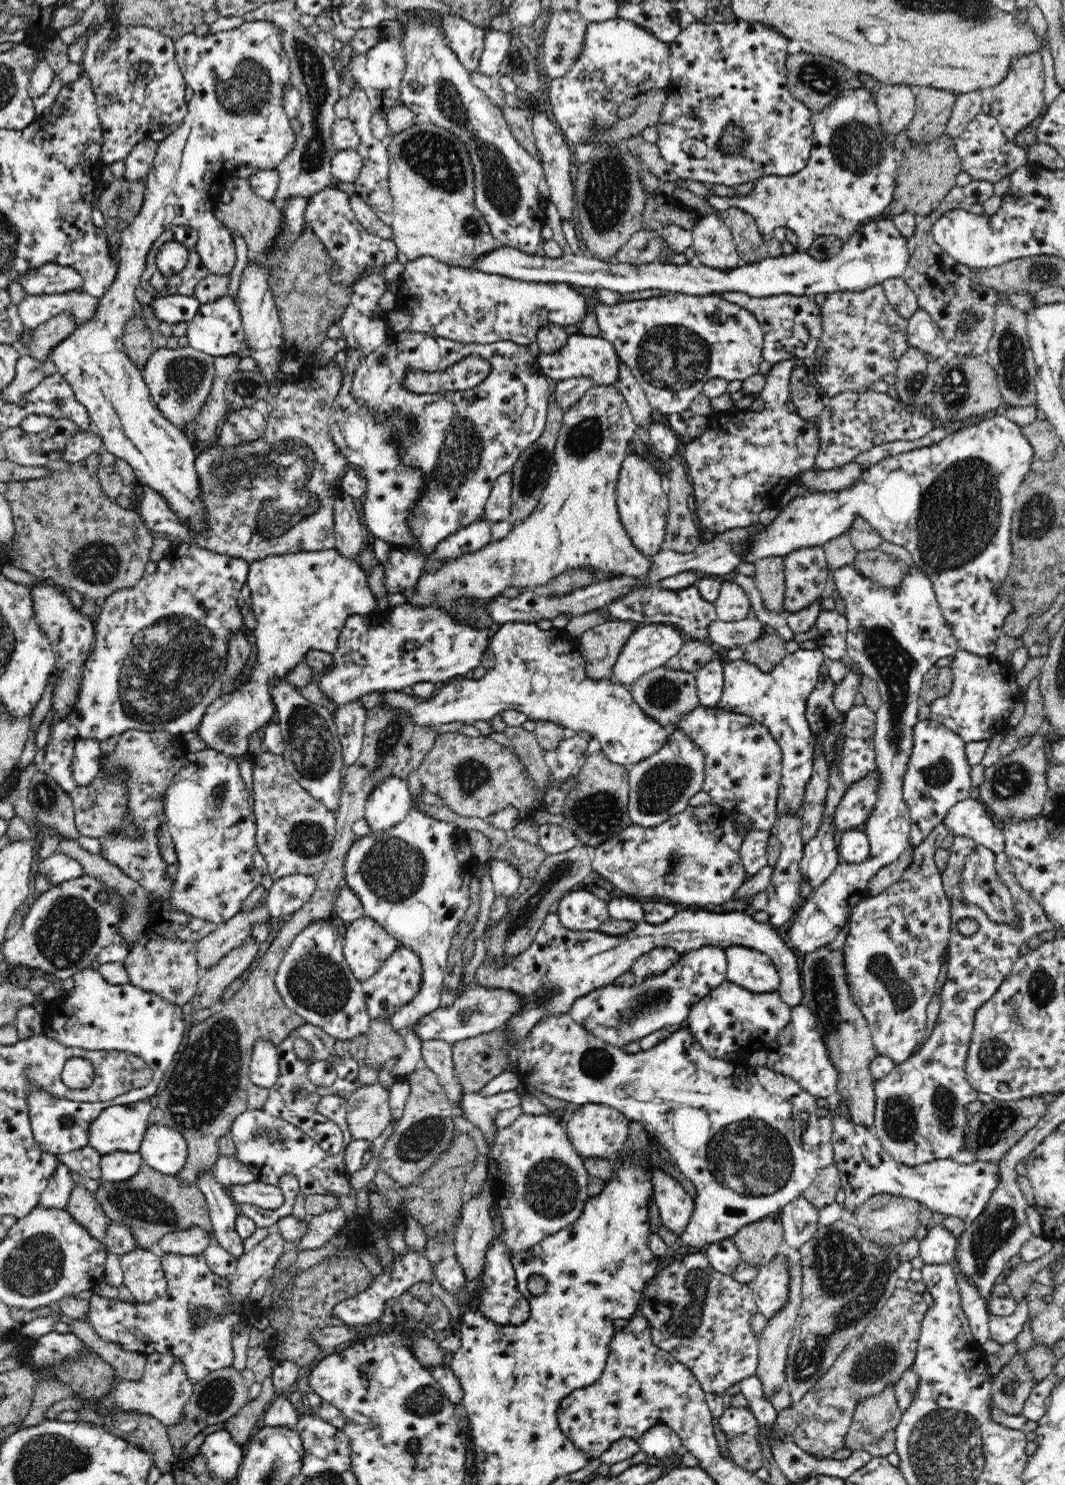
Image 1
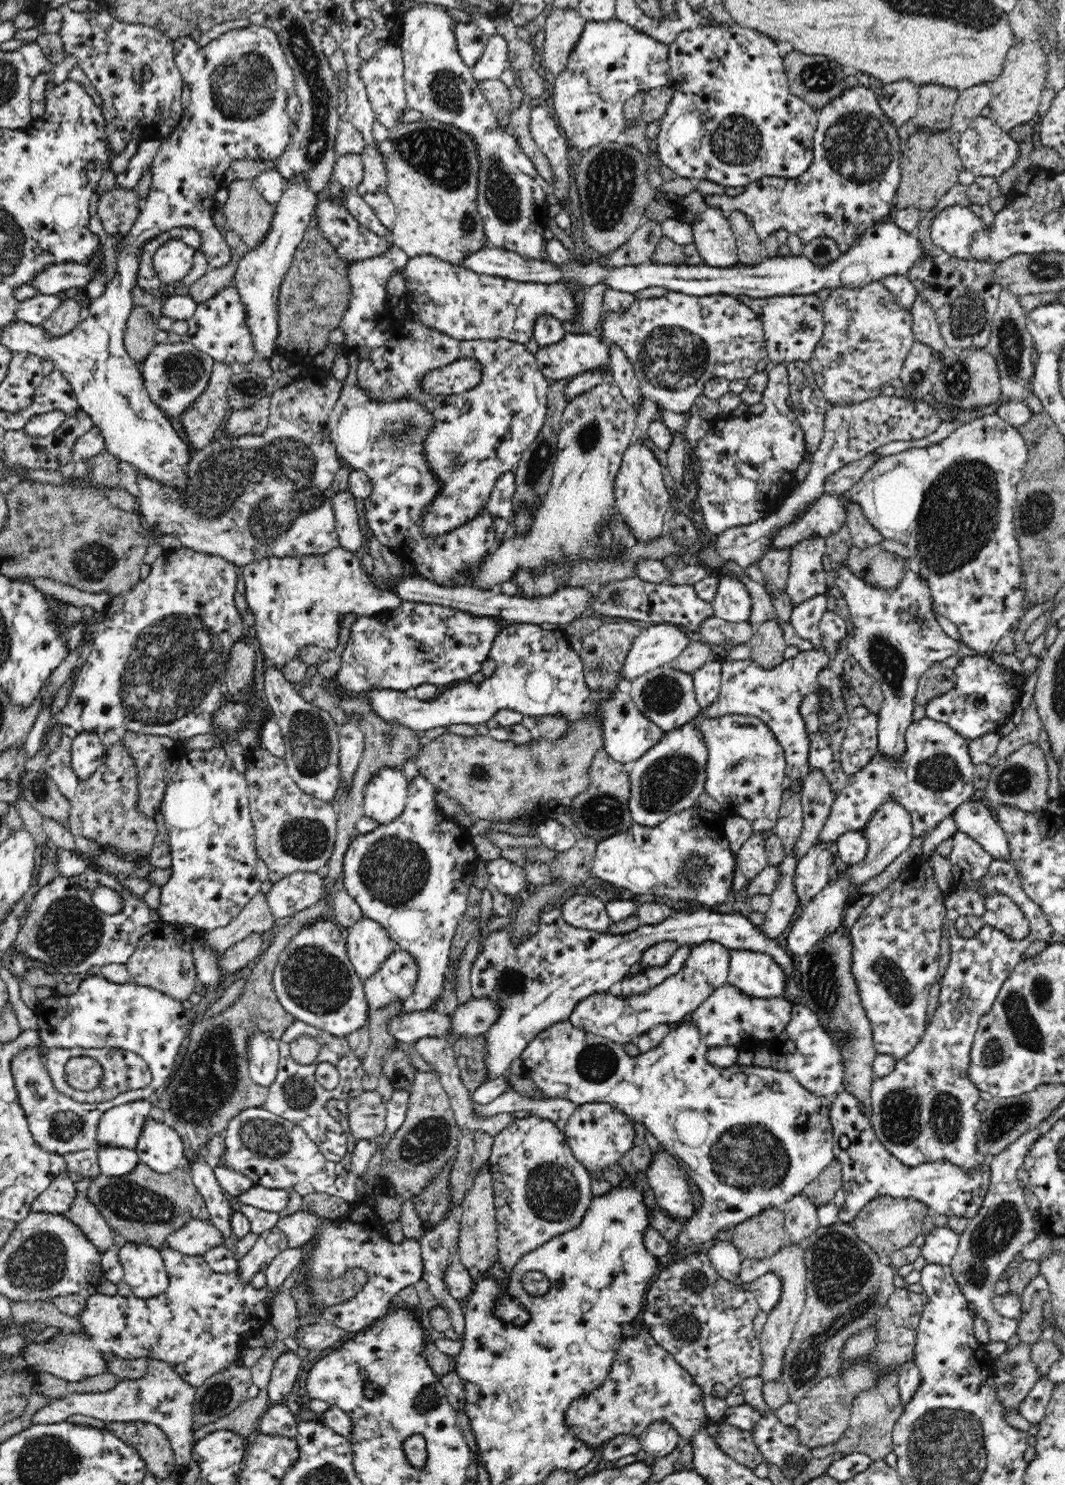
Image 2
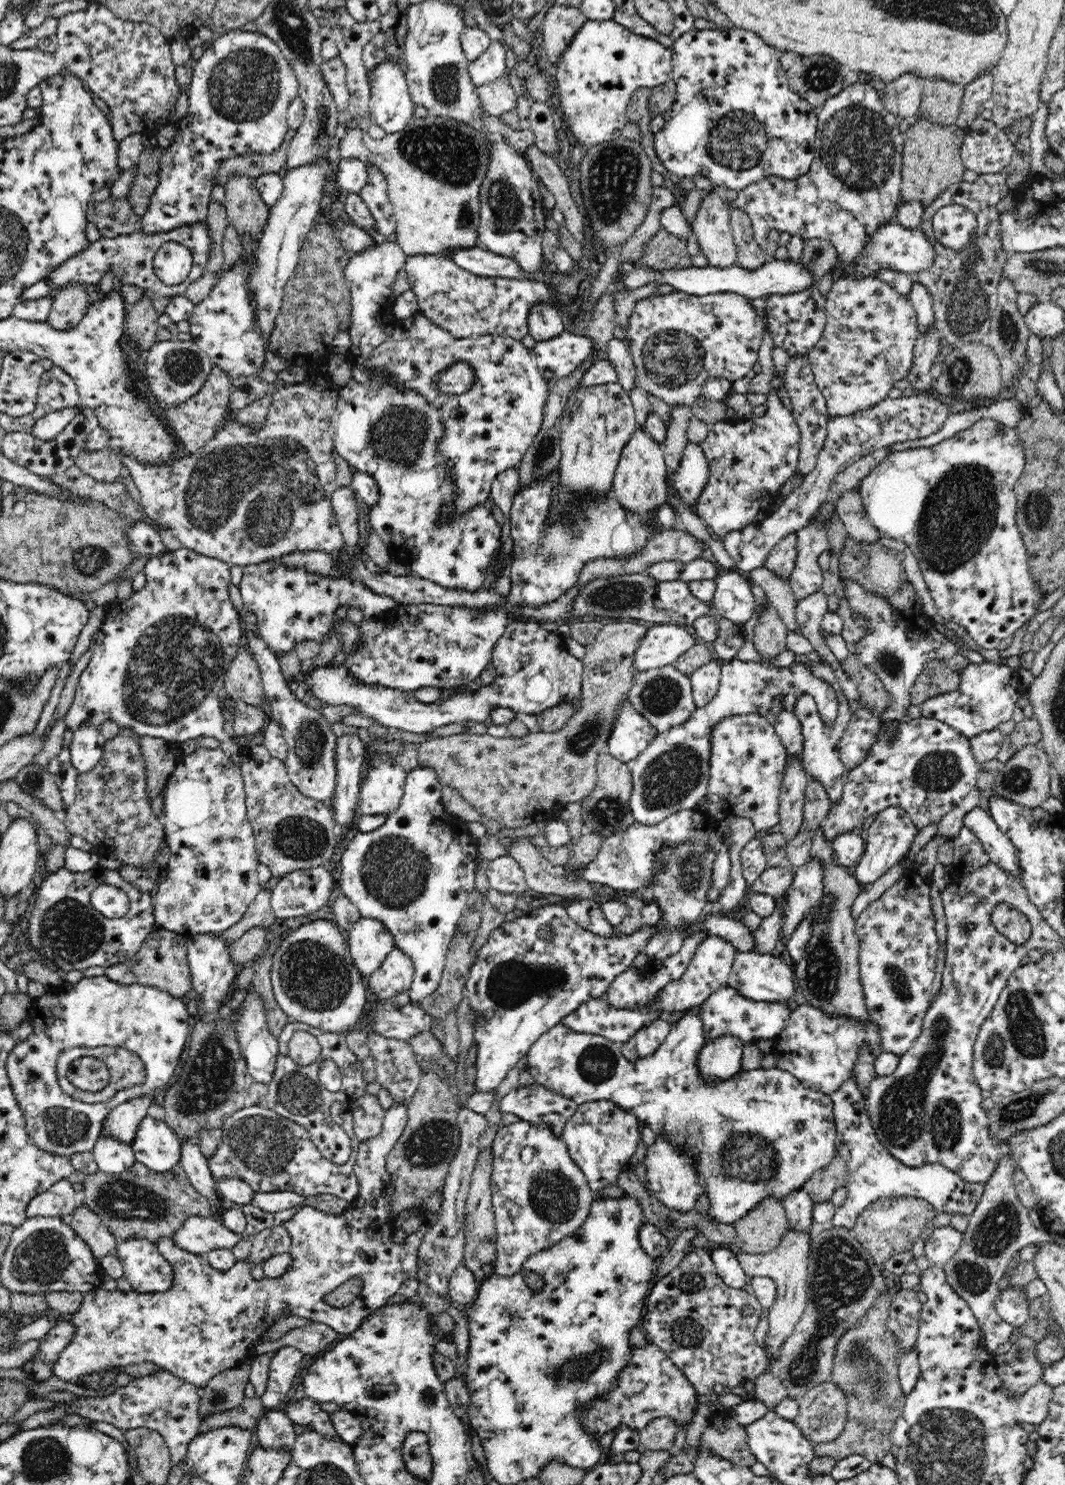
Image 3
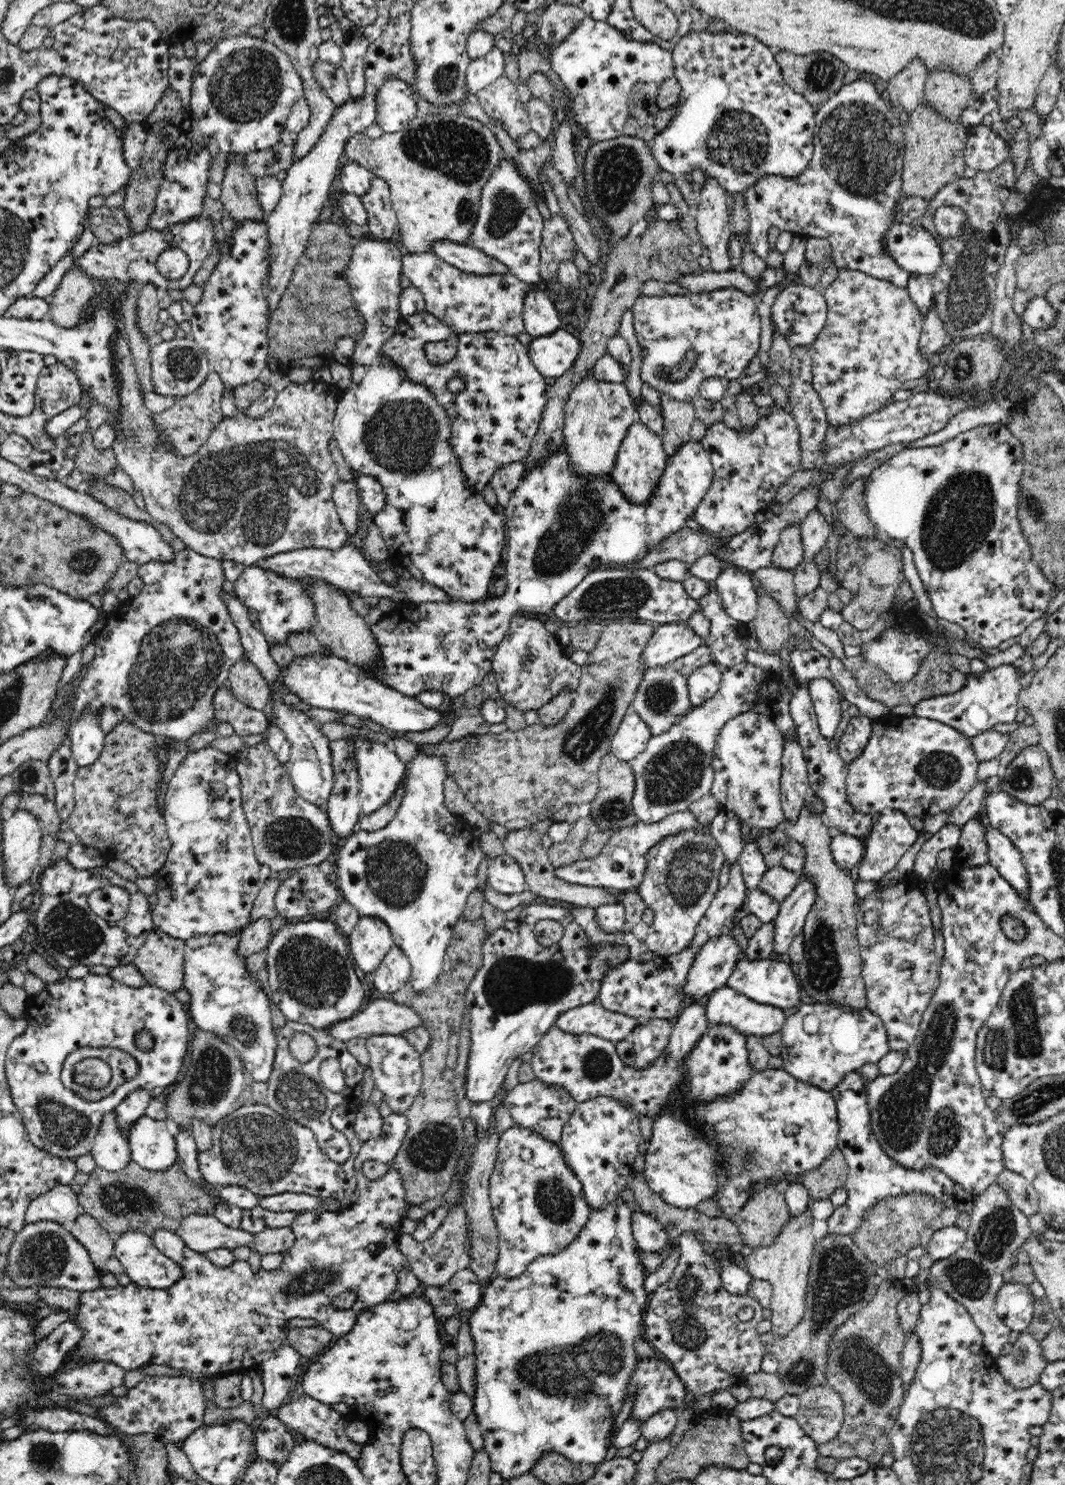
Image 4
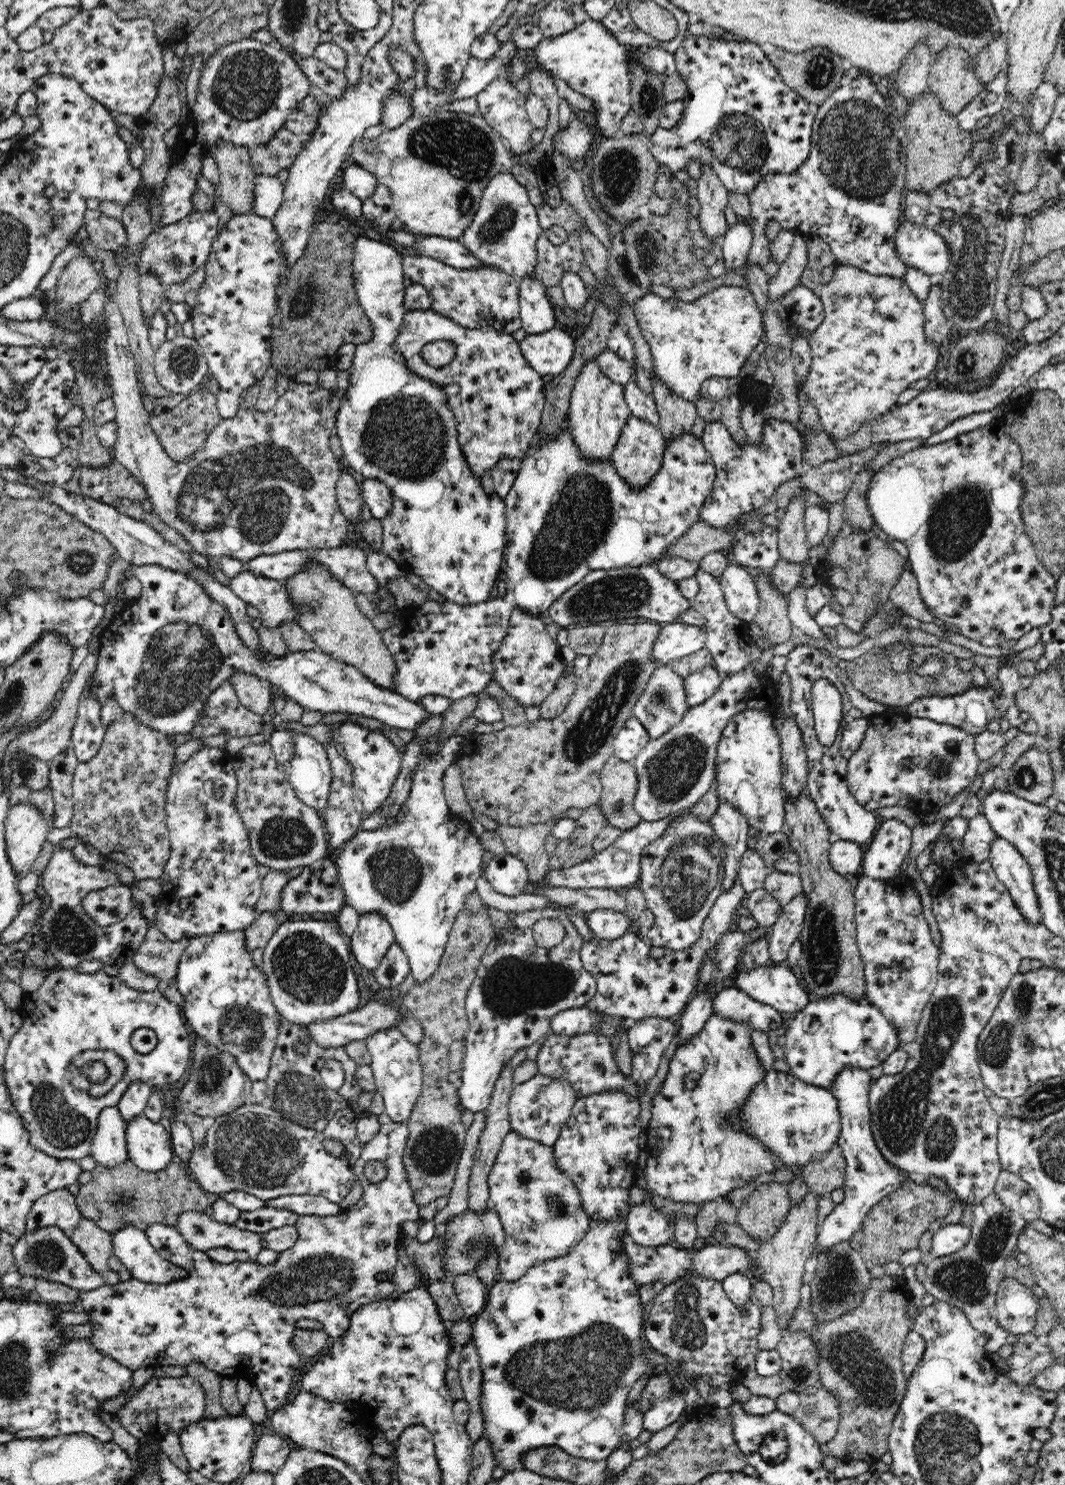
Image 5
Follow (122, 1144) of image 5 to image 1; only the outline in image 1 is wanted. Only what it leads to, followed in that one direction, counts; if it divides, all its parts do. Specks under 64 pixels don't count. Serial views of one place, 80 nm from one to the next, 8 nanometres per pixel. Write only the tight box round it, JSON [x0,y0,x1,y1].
[101,1151,141,1182]

